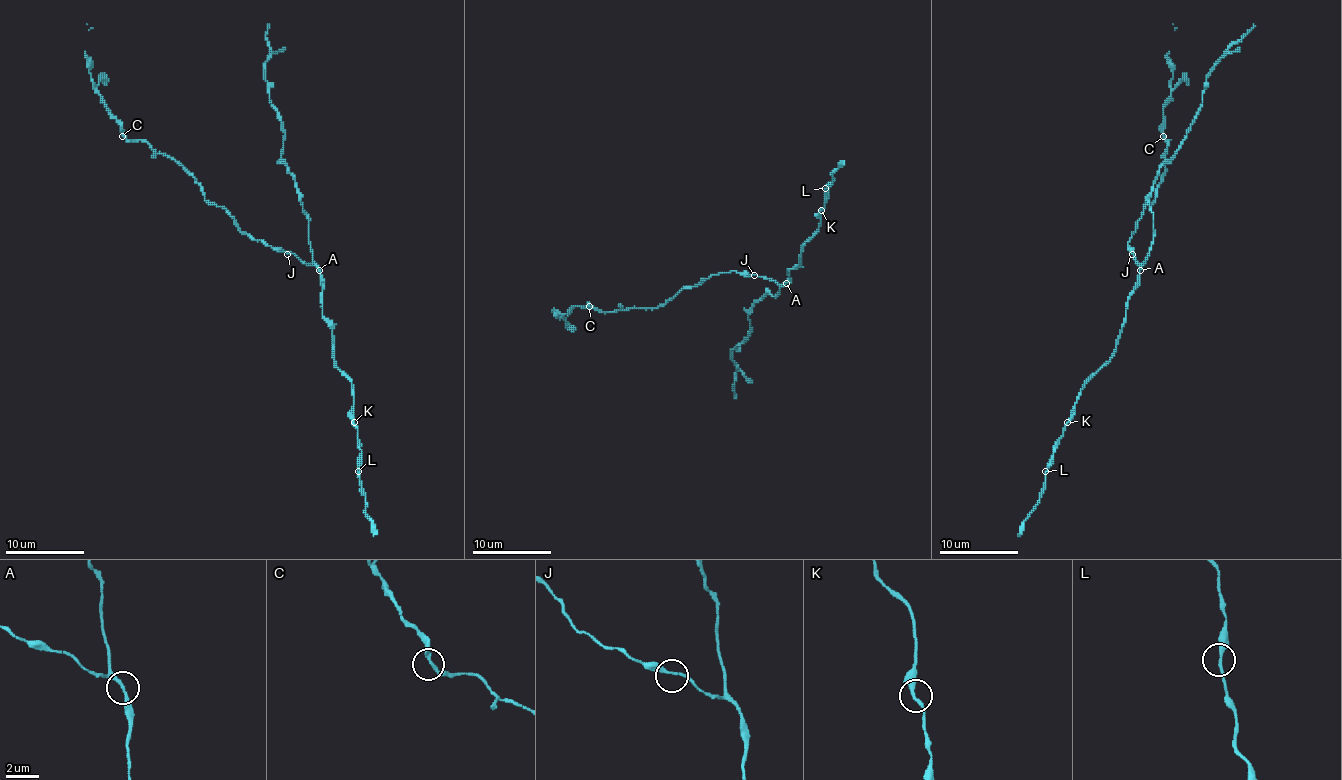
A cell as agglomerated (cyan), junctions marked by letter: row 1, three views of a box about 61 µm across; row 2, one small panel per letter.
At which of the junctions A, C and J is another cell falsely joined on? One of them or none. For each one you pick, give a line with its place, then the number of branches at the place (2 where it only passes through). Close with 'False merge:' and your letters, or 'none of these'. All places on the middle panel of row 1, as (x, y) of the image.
False merge: none of these

